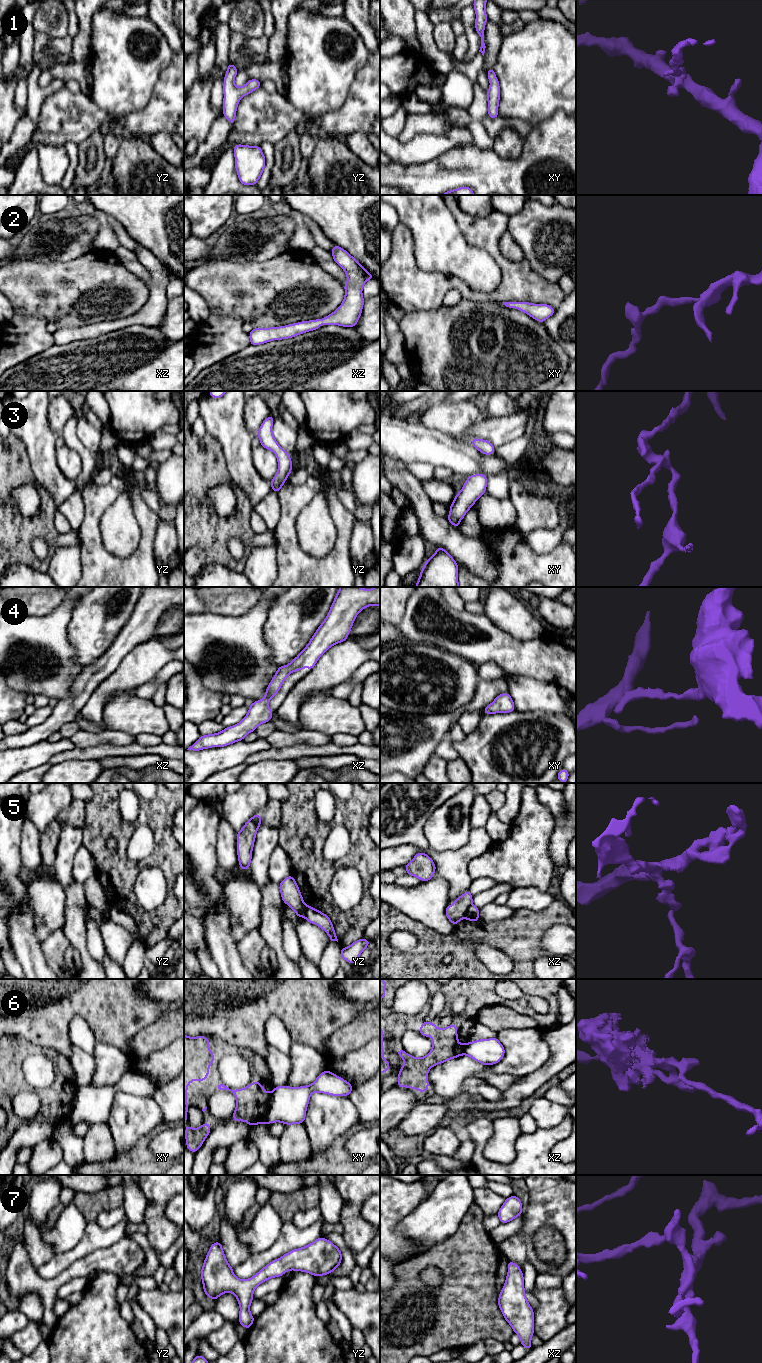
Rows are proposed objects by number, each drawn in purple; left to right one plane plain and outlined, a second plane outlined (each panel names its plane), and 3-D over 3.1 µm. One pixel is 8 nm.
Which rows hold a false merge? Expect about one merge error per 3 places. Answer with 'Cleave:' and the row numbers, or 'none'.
Cleave: 5, 6

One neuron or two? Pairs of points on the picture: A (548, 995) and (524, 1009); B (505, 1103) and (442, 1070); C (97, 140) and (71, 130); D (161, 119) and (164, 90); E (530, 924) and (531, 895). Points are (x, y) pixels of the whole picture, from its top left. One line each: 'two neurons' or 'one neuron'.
A: one neuron
B: two neurons
C: two neurons
D: one neuron
E: two neurons

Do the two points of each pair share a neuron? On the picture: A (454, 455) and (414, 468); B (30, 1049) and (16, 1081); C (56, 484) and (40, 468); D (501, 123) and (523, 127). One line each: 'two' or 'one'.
A: two
B: one
C: one
D: one

